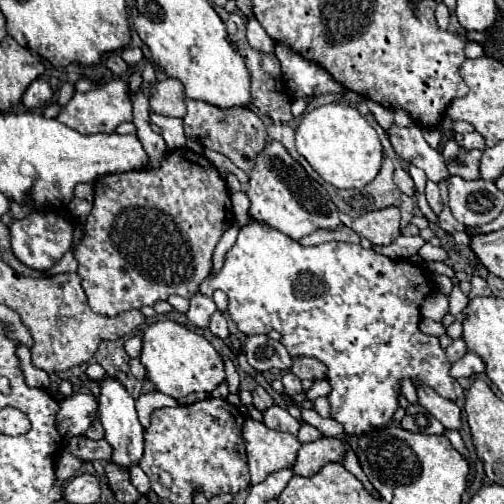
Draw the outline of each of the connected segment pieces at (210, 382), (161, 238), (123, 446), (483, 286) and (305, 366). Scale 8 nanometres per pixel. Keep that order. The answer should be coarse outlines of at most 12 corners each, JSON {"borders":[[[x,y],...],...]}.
{"borders":[[[169,319],[143,331],[139,359],[173,399],[227,377],[205,337]],[[189,149],[105,175],[75,247],[95,313],[193,297],[229,227]],[[113,377],[99,381],[99,421],[113,463],[143,455],[135,401]],[[471,275],[469,299],[477,295],[491,295],[487,281]],[[293,357],[299,379],[325,379],[327,367],[315,357]]]}

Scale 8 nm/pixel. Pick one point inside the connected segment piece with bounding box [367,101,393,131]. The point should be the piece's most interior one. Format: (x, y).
(384, 117)

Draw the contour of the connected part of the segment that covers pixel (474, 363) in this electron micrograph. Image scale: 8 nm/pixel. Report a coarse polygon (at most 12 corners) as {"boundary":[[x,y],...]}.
{"boundary":[[465,353],[451,365],[453,379],[475,377],[485,371],[485,363]]}

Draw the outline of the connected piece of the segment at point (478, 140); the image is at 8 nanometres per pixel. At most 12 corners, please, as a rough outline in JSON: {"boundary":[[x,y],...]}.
{"boundary":[[477,131],[457,135],[465,149],[485,149],[485,139]]}

